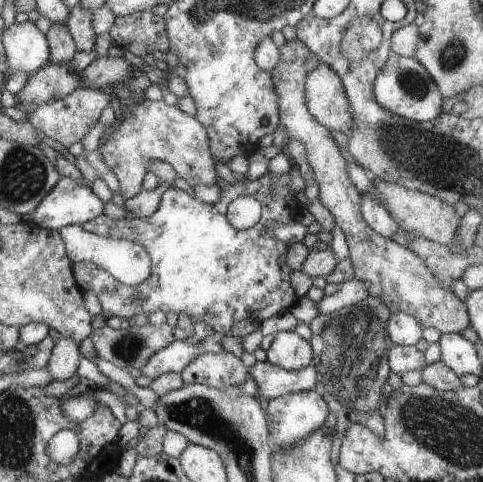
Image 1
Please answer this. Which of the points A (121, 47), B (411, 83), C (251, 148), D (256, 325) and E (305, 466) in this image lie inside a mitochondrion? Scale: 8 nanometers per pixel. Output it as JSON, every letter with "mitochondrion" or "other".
{"A":"other","B":"mitochondrion","C":"other","D":"other","E":"mitochondrion"}

